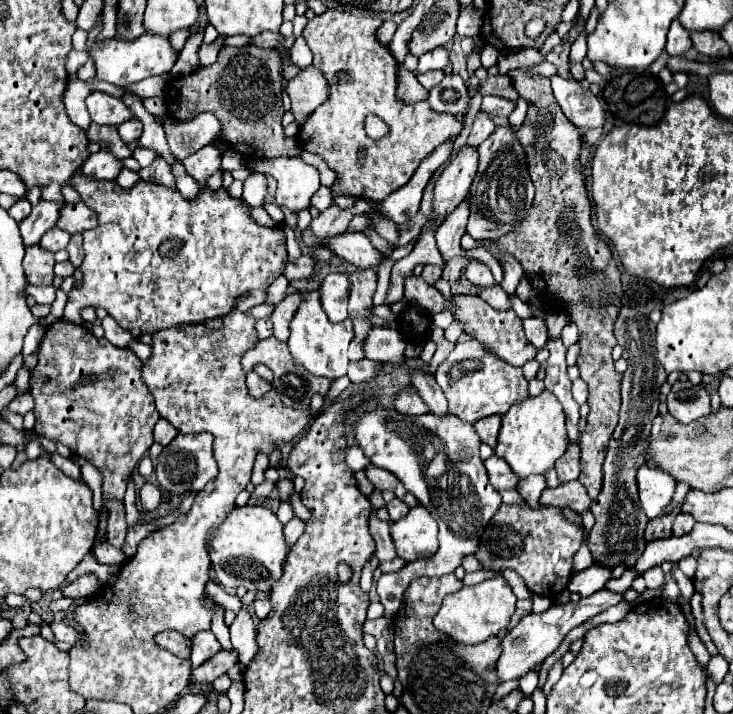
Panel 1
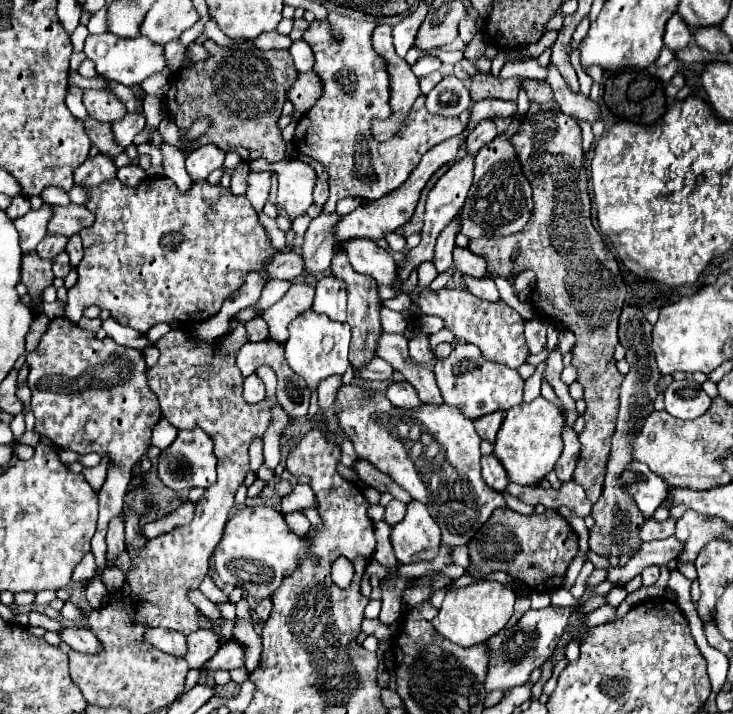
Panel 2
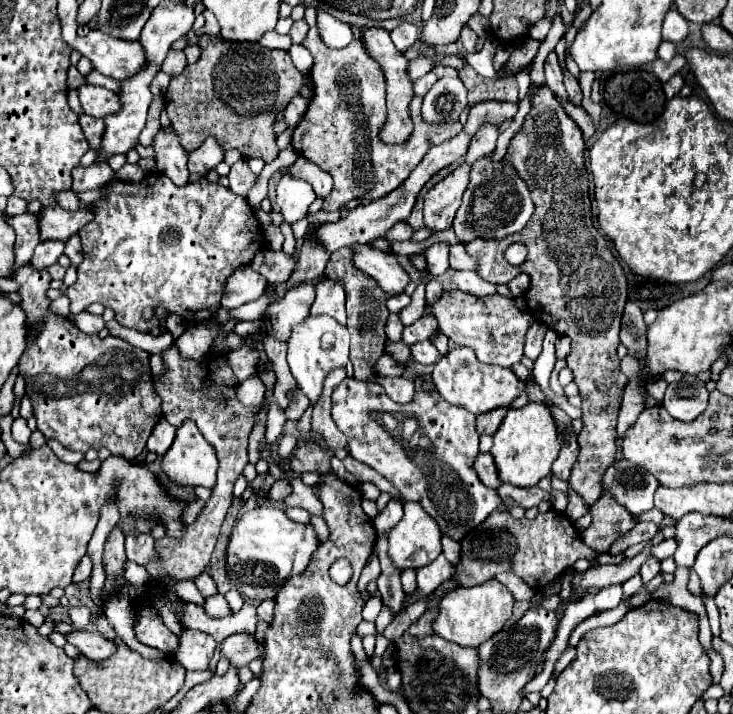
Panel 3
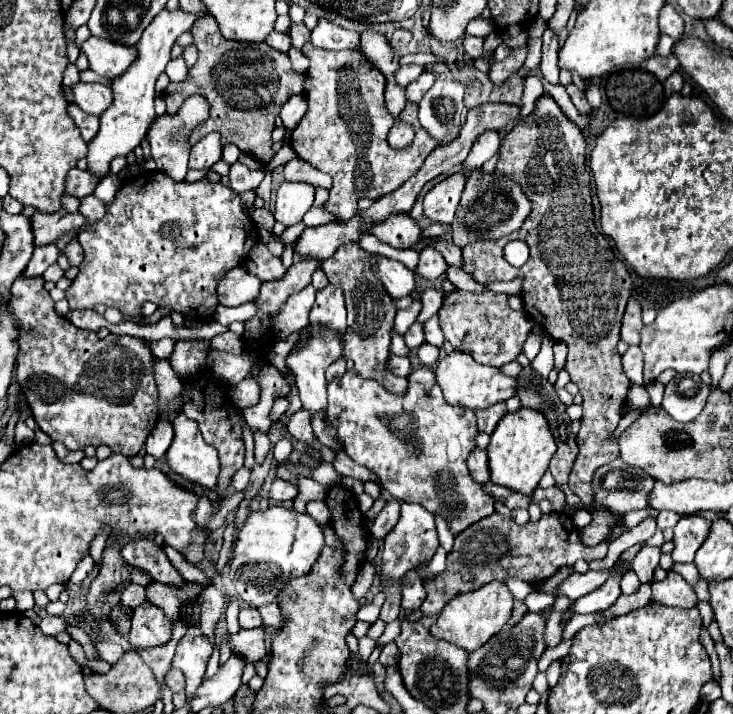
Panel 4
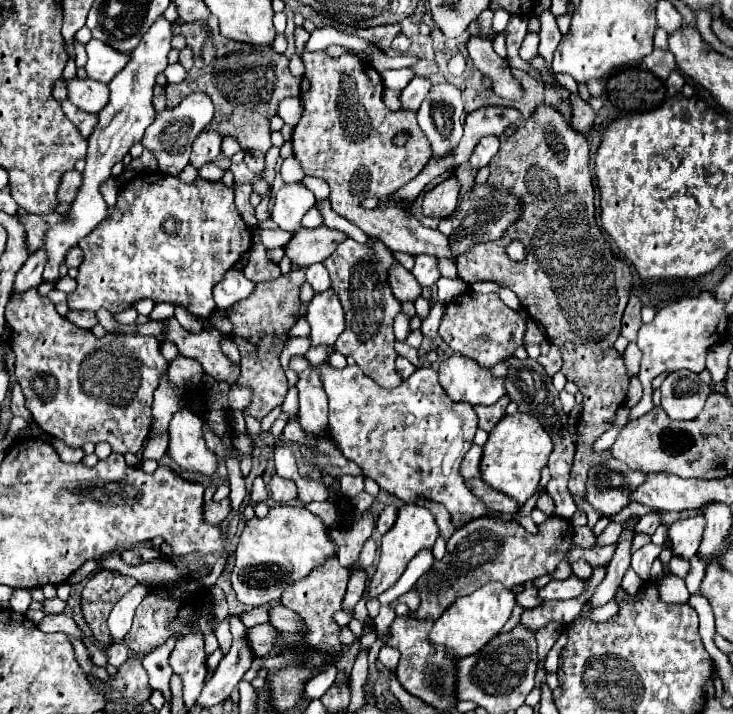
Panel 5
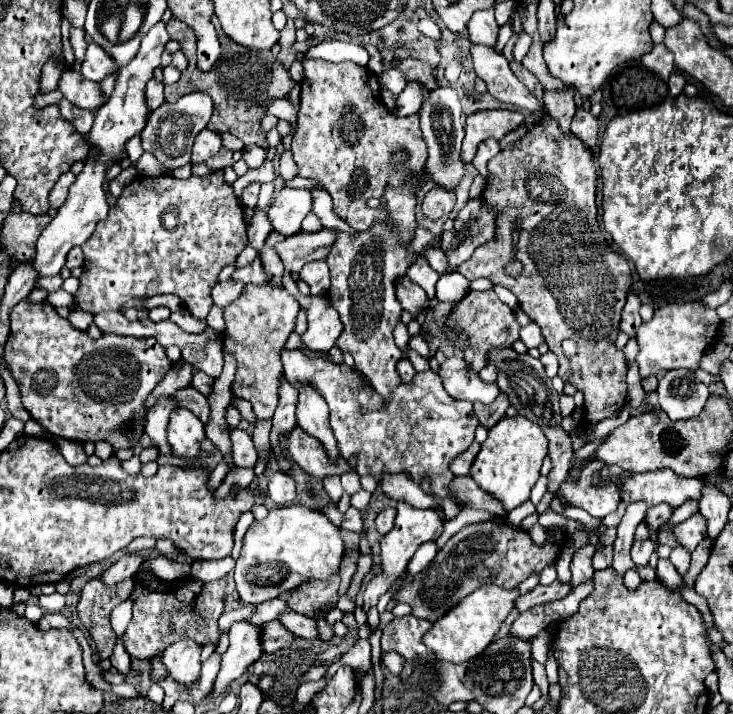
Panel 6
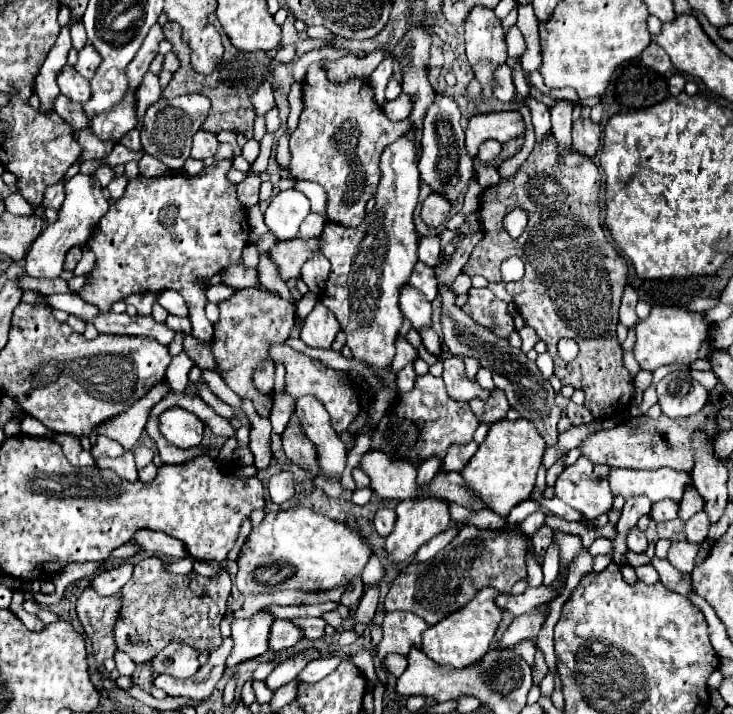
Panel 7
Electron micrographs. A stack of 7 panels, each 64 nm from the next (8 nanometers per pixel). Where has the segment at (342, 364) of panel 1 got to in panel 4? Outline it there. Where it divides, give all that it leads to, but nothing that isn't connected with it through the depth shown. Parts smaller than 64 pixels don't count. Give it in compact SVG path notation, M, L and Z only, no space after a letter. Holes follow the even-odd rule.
M310 324L310 340L308 344L298 350L298 352L292 352L286 360L286 364L292 368L294 376L296 376L296 388L300 392L300 400L302 400L302 408L310 412L310 416L314 414L320 414L320 412L326 412L326 406L328 406L328 400L326 400L326 378L324 378L324 372L326 368L342 356L342 338L332 334L332 332L326 332L326 330L318 330Z

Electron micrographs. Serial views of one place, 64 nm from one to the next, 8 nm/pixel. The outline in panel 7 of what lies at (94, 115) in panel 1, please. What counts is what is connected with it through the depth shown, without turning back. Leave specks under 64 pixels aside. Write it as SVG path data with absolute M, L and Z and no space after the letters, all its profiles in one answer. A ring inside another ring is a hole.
M70 64L62 68L62 72L56 76L56 82L60 92L74 102L84 102L90 98L90 82L80 76Z

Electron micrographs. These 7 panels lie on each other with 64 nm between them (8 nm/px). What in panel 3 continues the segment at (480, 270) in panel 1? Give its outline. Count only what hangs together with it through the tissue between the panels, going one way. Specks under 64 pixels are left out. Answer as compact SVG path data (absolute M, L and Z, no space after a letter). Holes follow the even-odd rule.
M464 244L450 246L450 268L454 270L474 270L478 264L474 258L470 258L464 250Z

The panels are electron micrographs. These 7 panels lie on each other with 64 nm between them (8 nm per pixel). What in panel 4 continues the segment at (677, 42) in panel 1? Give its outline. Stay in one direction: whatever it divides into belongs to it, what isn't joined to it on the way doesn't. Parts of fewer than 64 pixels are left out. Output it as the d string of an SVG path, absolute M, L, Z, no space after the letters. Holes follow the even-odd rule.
M666 4L666 6L660 10L658 24L660 24L660 32L672 36L674 40L680 38L680 34L684 32L684 20L682 20L682 16L680 16L670 4Z

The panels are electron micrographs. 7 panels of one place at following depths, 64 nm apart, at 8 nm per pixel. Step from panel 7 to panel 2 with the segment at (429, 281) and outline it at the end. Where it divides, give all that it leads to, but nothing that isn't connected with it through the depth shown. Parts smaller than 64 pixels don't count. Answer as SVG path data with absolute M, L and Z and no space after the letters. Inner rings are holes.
M454 216L454 220L440 232L438 240L436 240L436 248L434 248L434 258L432 264L436 266L436 270L442 274L450 268L452 264L452 250L454 250L454 236L458 234L460 226L458 226L458 216Z

